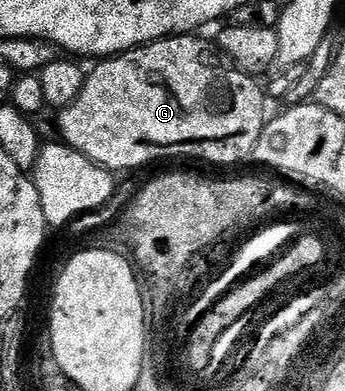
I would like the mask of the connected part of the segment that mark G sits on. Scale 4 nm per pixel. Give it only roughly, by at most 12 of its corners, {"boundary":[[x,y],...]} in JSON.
{"boundary":[[218,43],[103,58],[59,116],[112,173],[250,157],[268,97]]}

